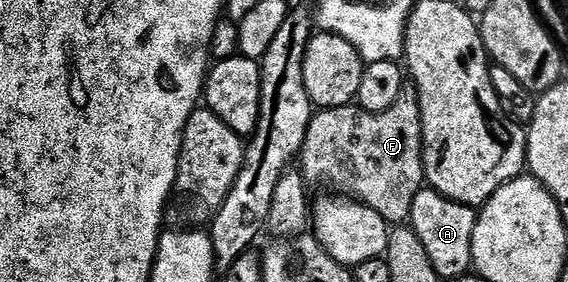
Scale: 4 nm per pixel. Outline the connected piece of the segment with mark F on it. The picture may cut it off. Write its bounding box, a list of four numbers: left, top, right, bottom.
[299,89,426,223]

